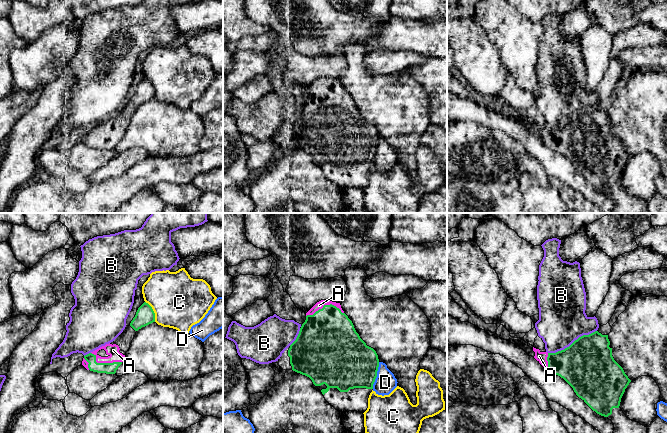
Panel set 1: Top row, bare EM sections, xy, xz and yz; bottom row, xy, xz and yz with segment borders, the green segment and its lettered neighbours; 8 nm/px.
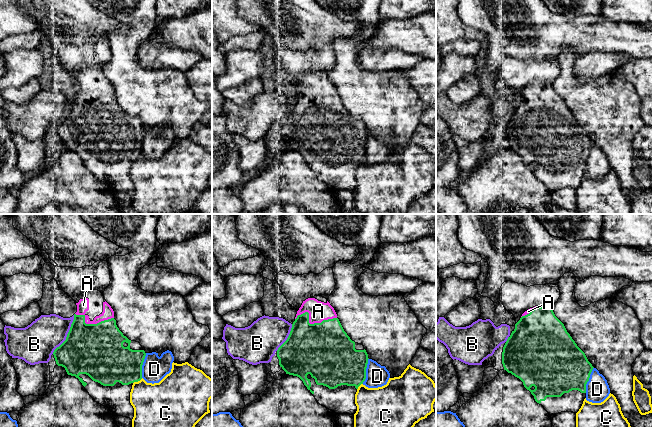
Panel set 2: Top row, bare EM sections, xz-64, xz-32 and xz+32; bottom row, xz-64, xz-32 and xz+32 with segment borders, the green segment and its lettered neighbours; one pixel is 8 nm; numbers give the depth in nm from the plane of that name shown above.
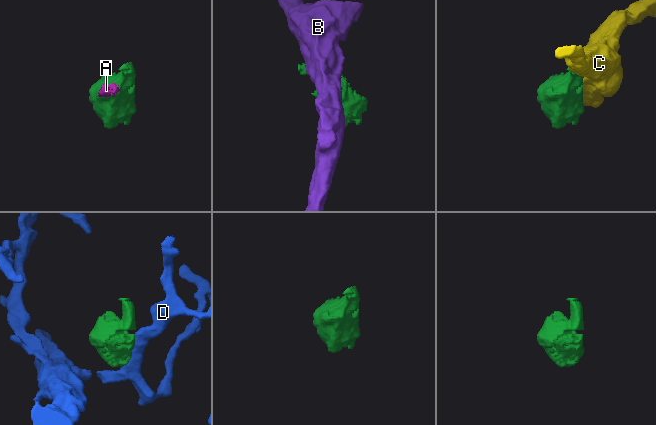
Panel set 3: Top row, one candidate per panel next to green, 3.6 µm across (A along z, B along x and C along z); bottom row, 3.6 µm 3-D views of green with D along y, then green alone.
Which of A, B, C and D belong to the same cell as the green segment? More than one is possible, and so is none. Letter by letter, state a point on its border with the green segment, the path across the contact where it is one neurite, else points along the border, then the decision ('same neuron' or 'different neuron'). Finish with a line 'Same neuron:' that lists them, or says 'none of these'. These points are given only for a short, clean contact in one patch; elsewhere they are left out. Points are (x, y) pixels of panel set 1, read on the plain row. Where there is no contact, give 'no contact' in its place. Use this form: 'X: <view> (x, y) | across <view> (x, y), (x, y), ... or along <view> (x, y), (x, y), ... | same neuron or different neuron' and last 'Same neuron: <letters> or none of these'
A: xz (324, 81) | same neuron
B: yz (573, 118) | different neuron
C: xy (153, 87) | different neuron
D: xz (376, 151) | different neuron
Same neuron: A

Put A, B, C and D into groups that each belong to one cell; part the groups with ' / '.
A / B / C / D

